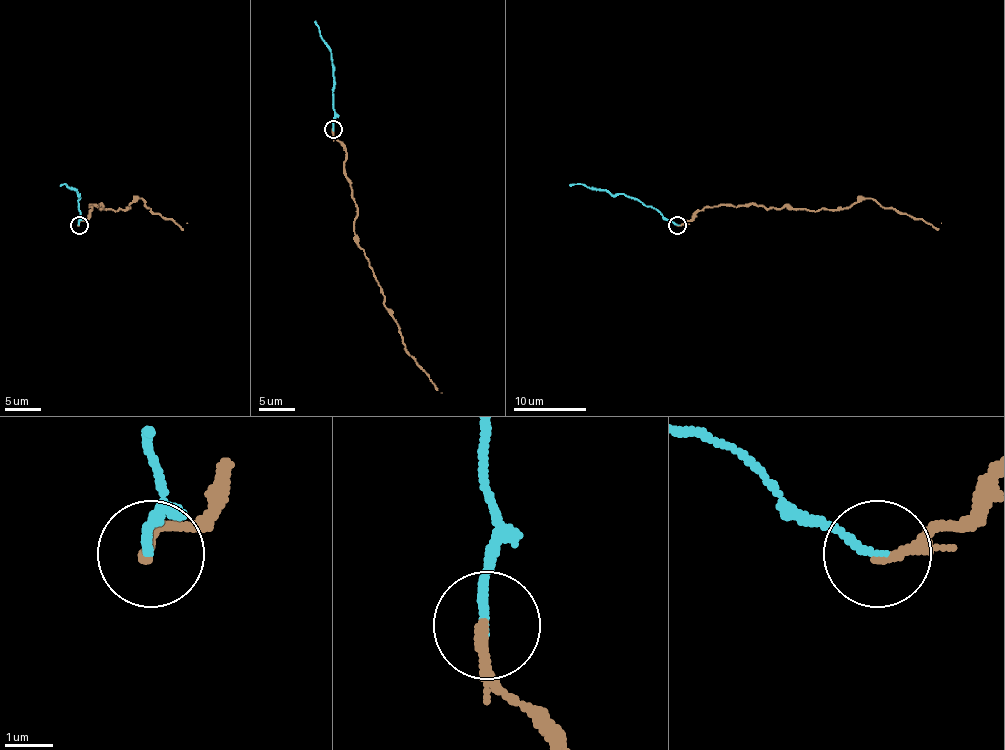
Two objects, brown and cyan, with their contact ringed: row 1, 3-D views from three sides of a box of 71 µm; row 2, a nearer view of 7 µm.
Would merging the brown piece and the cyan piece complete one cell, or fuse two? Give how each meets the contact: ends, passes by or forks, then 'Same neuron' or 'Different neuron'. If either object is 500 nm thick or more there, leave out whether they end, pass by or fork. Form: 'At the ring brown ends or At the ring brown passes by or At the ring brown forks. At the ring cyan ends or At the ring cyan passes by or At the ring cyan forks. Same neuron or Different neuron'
At the ring brown passes by. At the ring cyan ends. Same neuron

